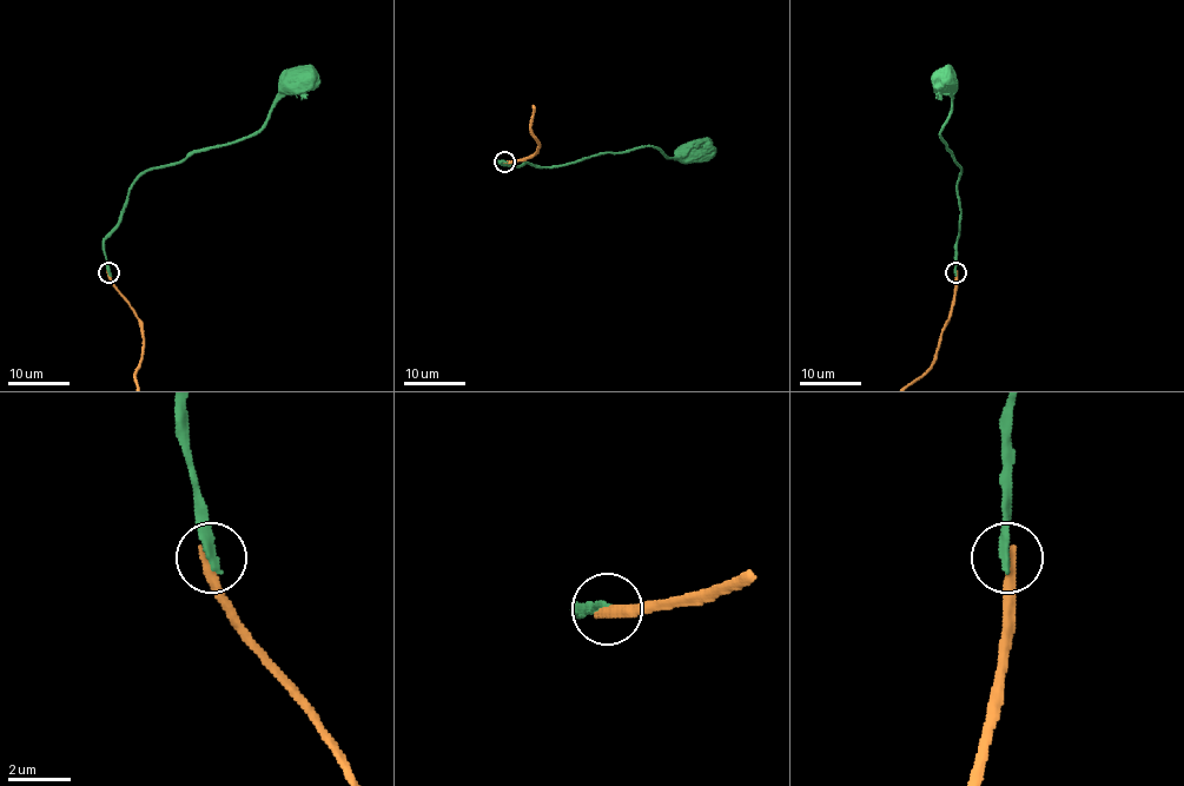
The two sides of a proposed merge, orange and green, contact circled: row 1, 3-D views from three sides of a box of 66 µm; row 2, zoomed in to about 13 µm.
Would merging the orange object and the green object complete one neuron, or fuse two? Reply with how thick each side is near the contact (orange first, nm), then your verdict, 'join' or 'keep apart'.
calibres 360 and 300 nm; keep apart

